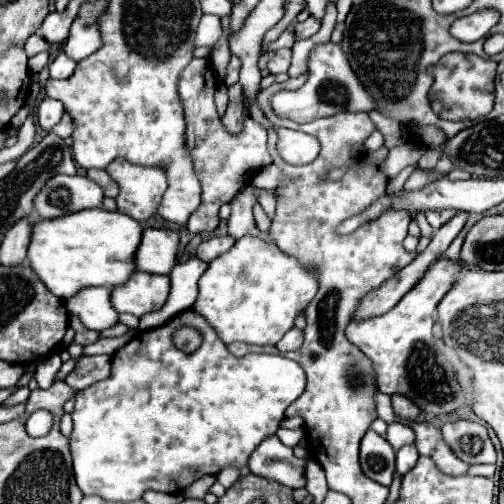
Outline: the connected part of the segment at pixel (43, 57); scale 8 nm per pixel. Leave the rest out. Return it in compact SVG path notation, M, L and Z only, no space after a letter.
M42 52L38 55L28 59L28 67L33 73L39 73L44 67L48 65L49 62L49 53Z

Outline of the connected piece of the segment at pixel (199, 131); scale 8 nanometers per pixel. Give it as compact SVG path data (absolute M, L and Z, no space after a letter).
M194 58L194 61L184 69L178 91L184 103L186 113L186 143L192 151L196 173L202 185L200 207L192 213L187 222L188 233L202 233L214 231L218 227L218 209L250 183L250 179L266 165L272 163L268 147L266 147L266 129L256 123L254 119L246 117L244 129L236 135L228 133L216 113L214 105L214 91L217 80L206 58Z

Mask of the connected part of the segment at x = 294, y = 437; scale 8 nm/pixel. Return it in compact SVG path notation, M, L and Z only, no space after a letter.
M278 429L276 435L286 447L294 447L304 439L304 429Z

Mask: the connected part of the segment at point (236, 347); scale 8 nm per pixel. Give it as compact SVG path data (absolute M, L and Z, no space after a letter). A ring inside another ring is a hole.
M232 343L228 345L228 349L236 357L244 357L248 353L272 353L274 351L272 347L256 347L256 345L244 345L244 343Z

